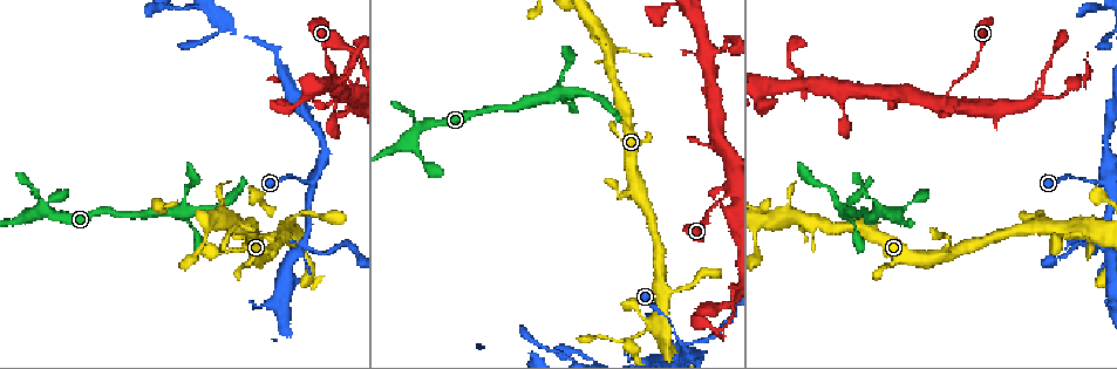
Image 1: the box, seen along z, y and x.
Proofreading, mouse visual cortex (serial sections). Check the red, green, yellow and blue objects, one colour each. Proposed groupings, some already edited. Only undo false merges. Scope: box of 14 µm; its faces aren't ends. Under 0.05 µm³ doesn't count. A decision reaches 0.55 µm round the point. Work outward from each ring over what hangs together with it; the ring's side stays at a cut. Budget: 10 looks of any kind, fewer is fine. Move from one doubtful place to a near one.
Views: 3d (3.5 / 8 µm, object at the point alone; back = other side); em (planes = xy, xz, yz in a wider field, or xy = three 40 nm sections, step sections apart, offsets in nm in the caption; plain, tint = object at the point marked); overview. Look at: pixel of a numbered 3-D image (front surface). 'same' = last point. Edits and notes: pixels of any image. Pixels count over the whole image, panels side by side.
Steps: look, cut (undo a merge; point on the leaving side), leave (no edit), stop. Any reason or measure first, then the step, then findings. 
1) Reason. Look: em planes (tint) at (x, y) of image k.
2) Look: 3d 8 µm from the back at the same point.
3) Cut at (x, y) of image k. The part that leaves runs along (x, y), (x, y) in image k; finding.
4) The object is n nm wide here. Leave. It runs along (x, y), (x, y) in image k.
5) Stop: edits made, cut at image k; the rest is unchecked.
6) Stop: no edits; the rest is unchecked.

Abrupt turn. Look: em xy step 1 (tint) at (1079, 76) of image 1.

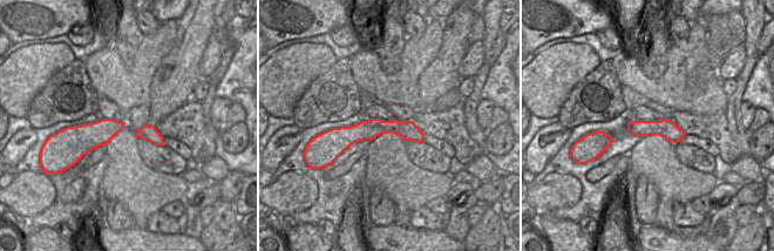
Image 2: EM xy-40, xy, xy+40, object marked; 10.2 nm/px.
Wider look. Look: 3d 3.5 µm at the same point.

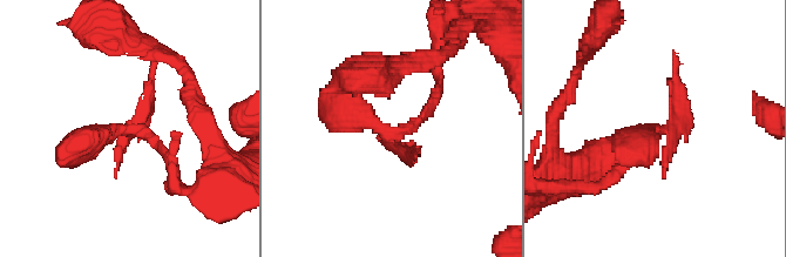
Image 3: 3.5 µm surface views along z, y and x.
Leave. It runs along (439, 92), (404, 132), (327, 99) in image 3; continuous, no second cell.

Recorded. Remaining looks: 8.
Small branch off a trunk. Look: 3d 3.5 µm at (1100, 180) of image 1.

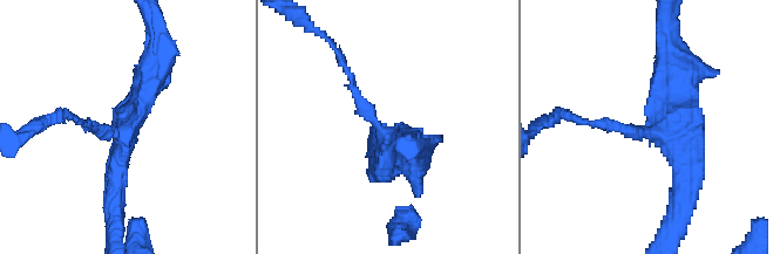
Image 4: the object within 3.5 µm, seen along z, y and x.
3 arms meet here; the arms are 100, 300, 350 nm wide; now the EM. Look: em xy step 1 (tint) at (125, 130) of image 4.

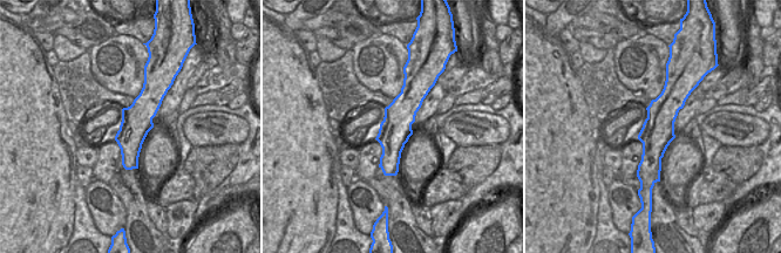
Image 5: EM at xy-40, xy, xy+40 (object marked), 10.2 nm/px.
Leave. It runs along (671, 82), (649, 180) in image 5; one cell here.

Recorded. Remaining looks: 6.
A fork. Look: 3d 3.5 µm at (1104, 245) of image 1.

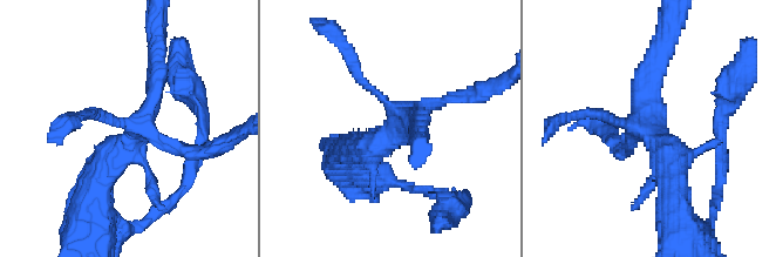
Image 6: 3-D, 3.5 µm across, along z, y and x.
Look: em xy step 1 (tint) at (641, 119) of image 6.

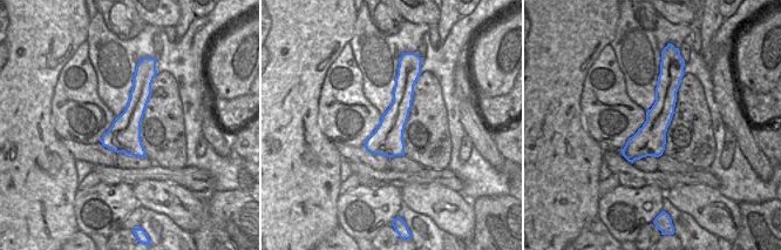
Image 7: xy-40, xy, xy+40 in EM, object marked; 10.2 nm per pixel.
The object is 320 nm wide here. Leave. It runs along (155, 49), (148, 117), (101, 178) in image 6; all the same cell.

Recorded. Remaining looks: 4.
A narrow waist. Look: em xy step 2 (tint) at (619, 197) of image 1.

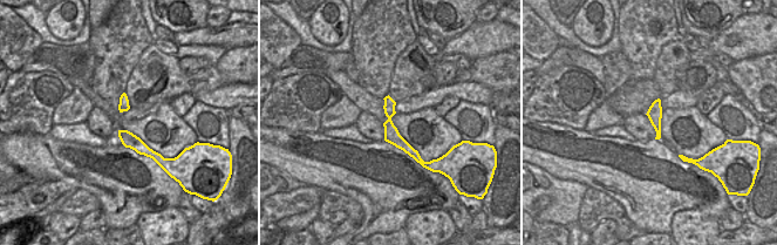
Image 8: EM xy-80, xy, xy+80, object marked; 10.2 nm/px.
Look: 3d 3.5 µm at the same point.

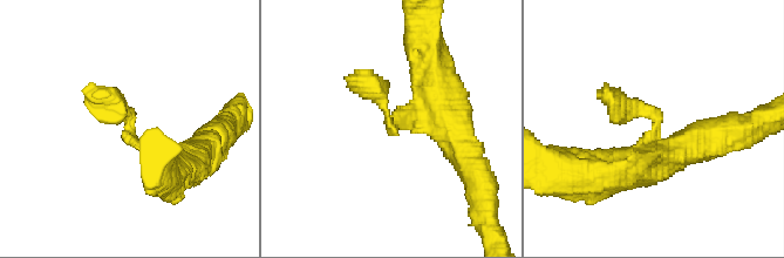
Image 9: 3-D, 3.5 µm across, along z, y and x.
Leave. It runs along (178, 168), (88, 93) in image 9; all the same cell.

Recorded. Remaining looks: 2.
Stop: no edits; the rest is unchecked.

